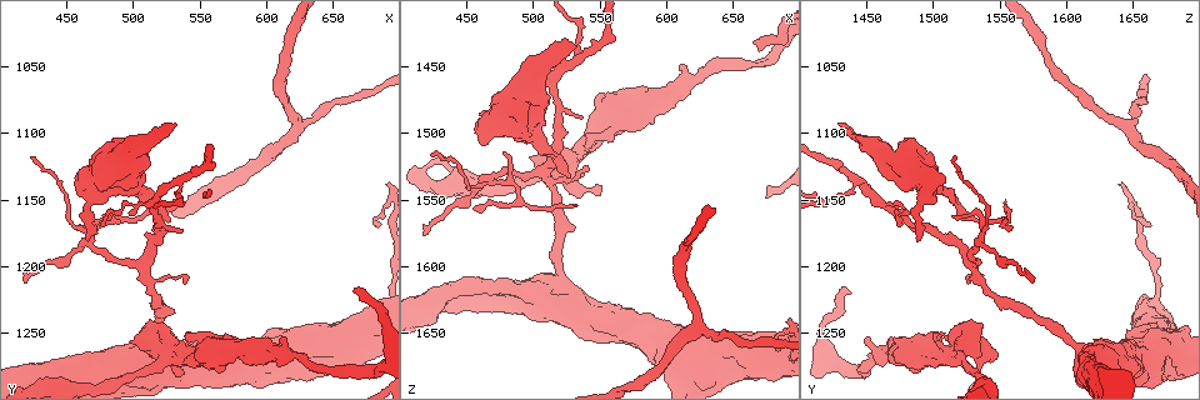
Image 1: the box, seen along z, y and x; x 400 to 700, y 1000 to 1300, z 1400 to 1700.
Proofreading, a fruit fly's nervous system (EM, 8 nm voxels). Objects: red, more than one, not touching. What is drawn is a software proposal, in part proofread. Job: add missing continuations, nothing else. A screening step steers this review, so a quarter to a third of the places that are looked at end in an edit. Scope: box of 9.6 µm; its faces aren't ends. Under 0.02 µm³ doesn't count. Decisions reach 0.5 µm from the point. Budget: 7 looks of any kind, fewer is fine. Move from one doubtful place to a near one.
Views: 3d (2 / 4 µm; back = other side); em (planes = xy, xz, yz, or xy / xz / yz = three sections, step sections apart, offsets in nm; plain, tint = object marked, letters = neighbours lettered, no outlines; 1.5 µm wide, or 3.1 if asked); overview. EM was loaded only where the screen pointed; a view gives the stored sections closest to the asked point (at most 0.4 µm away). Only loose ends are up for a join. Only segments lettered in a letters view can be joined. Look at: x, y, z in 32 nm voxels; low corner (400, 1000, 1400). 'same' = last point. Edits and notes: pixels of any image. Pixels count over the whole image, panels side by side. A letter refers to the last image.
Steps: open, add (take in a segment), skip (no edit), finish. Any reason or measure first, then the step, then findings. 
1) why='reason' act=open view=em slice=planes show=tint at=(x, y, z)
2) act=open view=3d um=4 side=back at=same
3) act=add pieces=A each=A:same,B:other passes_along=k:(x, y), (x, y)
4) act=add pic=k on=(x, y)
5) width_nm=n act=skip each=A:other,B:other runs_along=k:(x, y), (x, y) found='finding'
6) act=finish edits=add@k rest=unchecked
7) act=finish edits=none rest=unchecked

why='an open end' act=open view=3d um=4 at=(612, 1254, 1452)

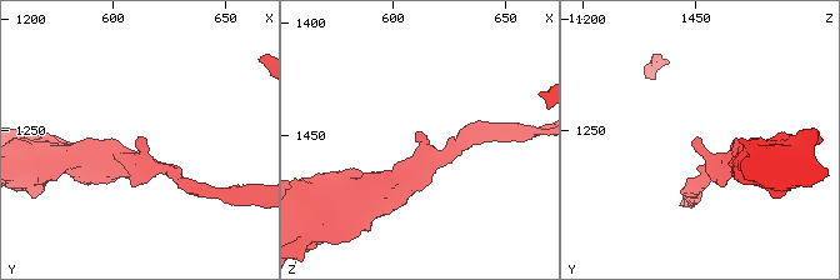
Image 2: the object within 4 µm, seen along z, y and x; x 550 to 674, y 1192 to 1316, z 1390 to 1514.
why='now the EM' act=open view=em slice=planes show=tint at=(612, 1253, 1450)

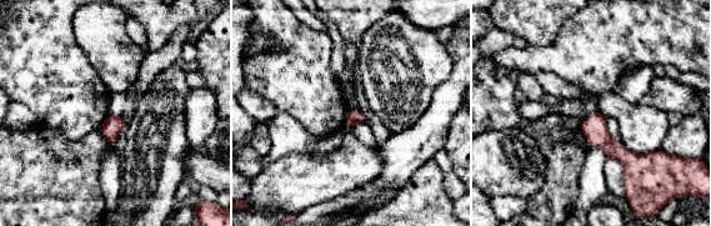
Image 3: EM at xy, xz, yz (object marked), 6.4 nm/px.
why='what lies round it' act=open view=em slice=planes show=letters at=same

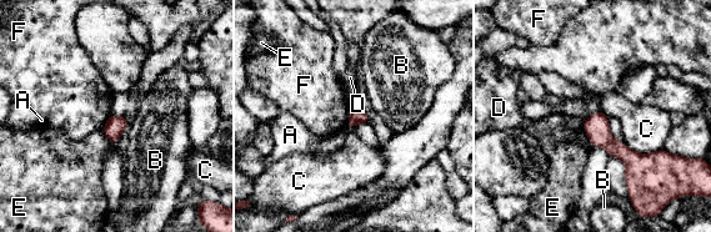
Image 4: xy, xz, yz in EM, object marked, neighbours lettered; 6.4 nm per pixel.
act=skip each=A:other,B:other,C:other,D:other,E:other,F:other border=4:(351, 110), (346, 125) found='no lettered segment goes on from it'

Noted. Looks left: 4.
why='an open end' act=open view=3d um=4 at=(468, 1180, 1488)

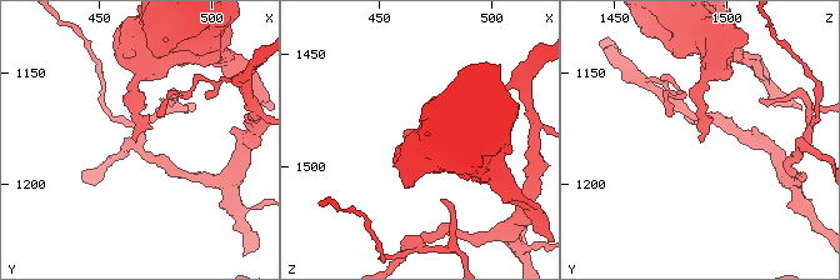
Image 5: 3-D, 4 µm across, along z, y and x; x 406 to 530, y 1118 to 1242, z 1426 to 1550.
why='now the EM' act=open view=em slice=planes show=tint at=(466, 1181, 1489)

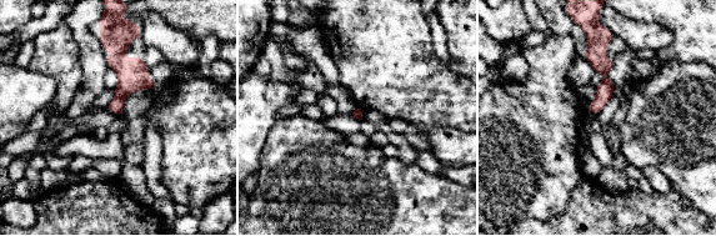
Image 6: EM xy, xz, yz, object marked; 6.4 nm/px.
why='see the neighbours' act=open view=em slice=planes show=letters at=same

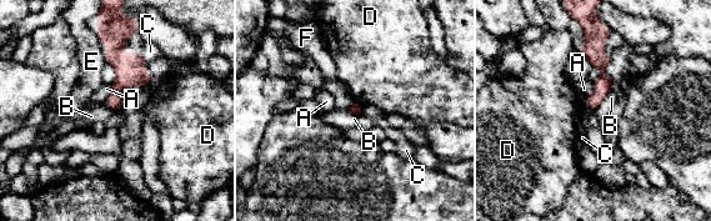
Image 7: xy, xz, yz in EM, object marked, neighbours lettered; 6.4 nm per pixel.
act=skip each=A:other,B:other,C:other,D:other,E:other,F:other border=7:(610, 89), (605, 98), (590, 111) found='no lettered segment goes on from it'

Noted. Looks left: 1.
act=finish edits=none rest=unchecked

